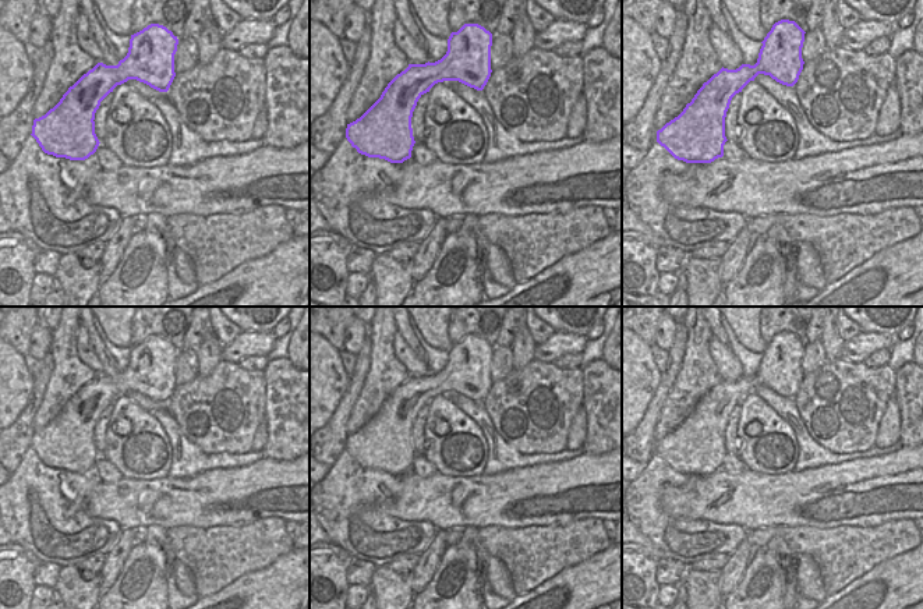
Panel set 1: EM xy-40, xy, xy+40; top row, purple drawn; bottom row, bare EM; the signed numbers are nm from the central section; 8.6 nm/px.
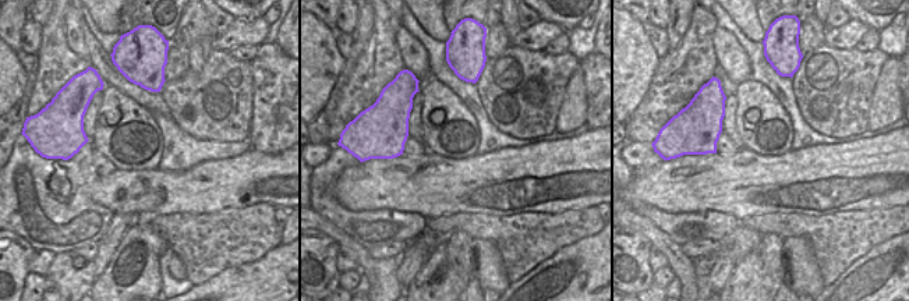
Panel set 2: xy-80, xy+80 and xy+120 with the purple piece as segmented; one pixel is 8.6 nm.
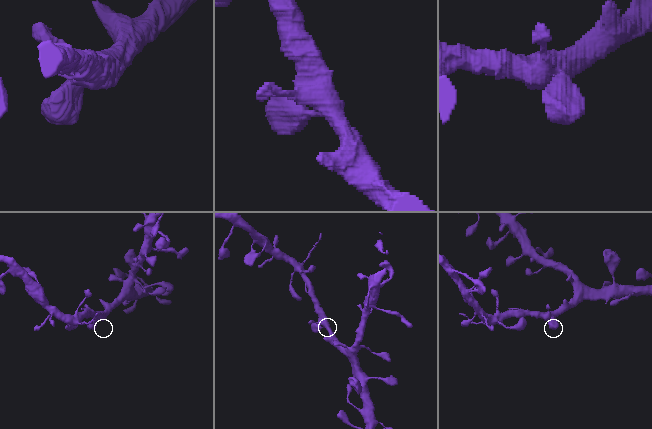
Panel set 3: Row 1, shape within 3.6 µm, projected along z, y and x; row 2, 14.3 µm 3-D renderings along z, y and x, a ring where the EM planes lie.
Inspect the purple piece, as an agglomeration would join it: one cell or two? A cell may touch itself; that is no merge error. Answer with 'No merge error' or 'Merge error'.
No merge error

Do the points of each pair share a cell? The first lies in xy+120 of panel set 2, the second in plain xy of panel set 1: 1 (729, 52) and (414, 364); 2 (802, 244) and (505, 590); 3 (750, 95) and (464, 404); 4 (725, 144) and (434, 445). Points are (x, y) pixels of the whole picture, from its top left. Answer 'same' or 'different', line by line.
1: same
2: same
3: different
4: different

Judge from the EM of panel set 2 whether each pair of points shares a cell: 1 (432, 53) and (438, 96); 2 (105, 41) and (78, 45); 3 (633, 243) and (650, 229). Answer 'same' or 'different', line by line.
1: different
2: different
3: different

